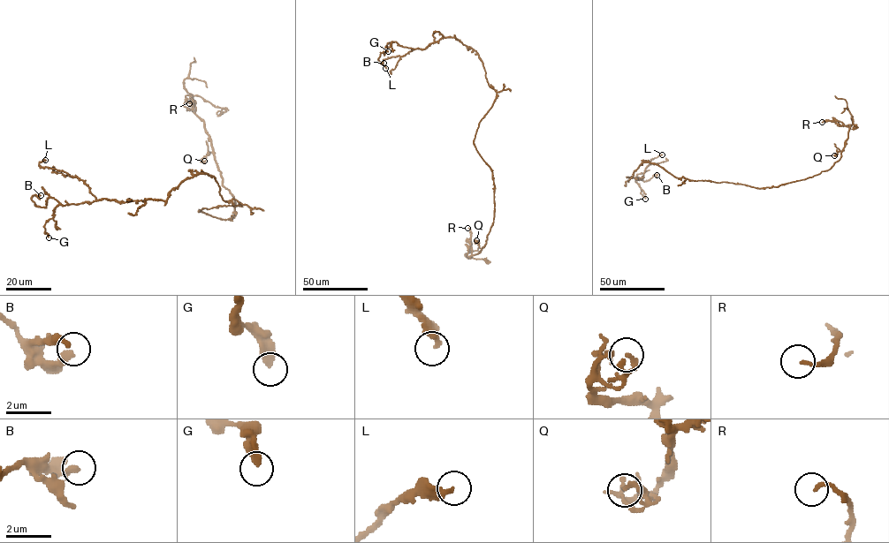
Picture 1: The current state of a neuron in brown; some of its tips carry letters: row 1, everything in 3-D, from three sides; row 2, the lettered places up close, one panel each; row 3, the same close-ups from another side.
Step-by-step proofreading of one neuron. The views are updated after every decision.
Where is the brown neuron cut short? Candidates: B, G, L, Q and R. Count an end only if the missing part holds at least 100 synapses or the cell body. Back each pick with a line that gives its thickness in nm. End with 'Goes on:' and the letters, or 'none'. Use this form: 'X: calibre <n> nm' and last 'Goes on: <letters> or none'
Goes on: none

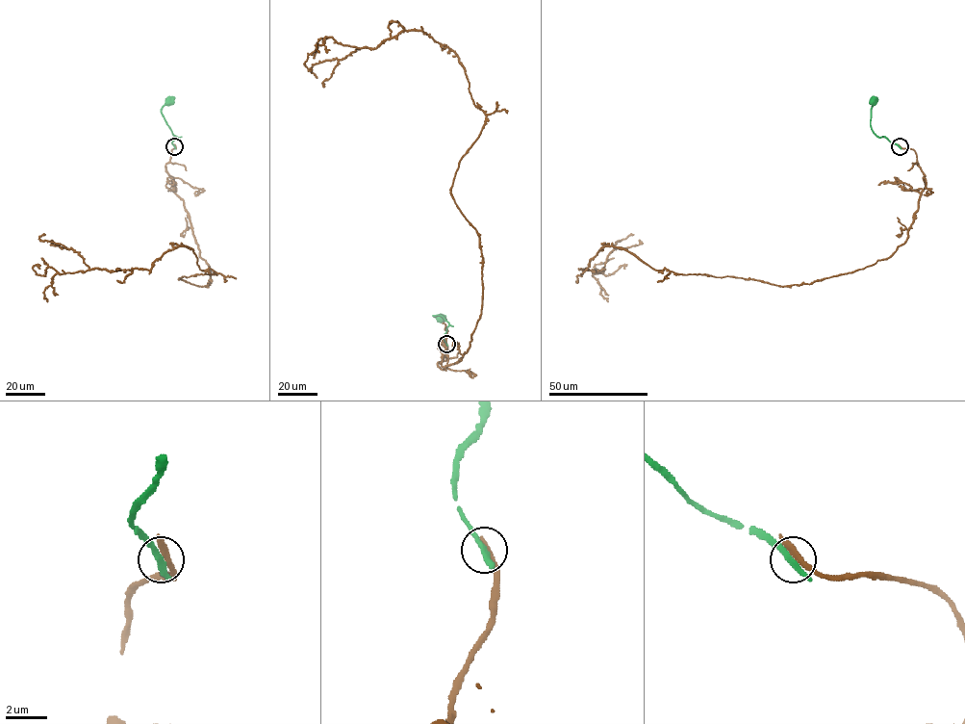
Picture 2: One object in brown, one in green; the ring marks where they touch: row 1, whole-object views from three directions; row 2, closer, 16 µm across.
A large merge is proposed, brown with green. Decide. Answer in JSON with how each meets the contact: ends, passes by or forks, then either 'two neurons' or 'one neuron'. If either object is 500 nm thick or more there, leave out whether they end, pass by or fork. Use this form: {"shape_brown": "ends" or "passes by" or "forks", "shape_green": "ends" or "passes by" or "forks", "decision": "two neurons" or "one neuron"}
{"shape_brown": "ends", "shape_green": "passes by", "decision": "two neurons"}

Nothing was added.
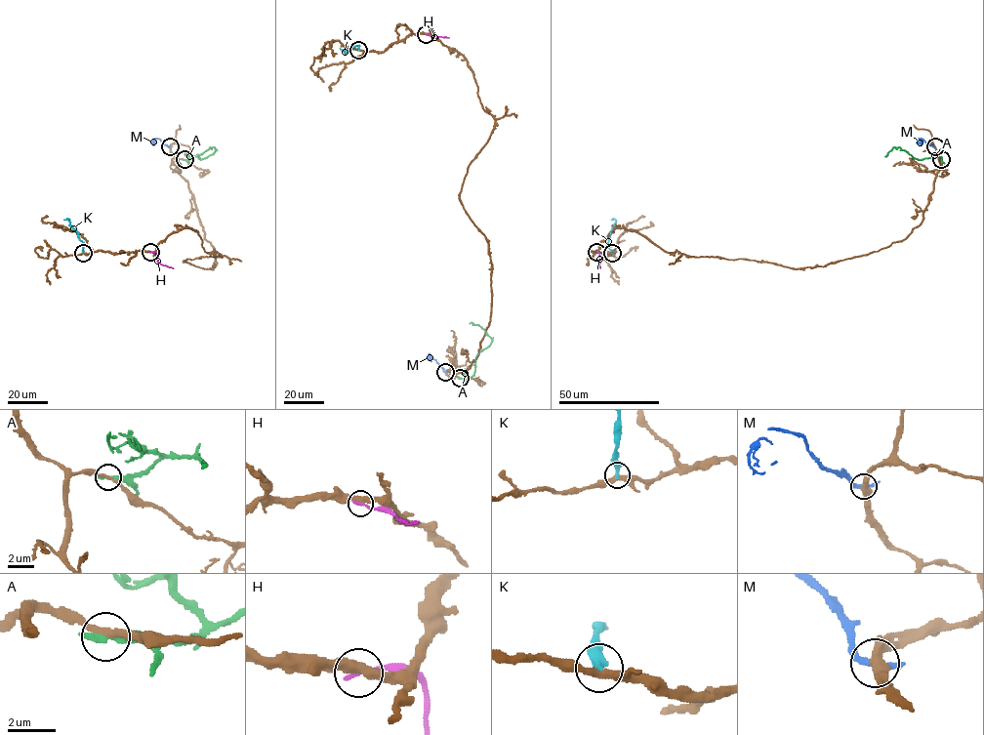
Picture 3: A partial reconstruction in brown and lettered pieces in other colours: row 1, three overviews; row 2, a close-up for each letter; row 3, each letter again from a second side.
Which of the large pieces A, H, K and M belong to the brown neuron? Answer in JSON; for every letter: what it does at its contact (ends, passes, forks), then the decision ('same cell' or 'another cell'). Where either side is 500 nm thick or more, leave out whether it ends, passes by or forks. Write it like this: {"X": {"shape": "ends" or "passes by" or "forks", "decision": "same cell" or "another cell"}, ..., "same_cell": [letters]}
{"A": {"shape": "ends", "decision": "another cell"}, "H": {"shape": "ends", "decision": "another cell"}, "K": {"shape": "ends", "decision": "another cell"}, "M": {"shape": "ends", "decision": "another cell"}, "same_cell": []}

